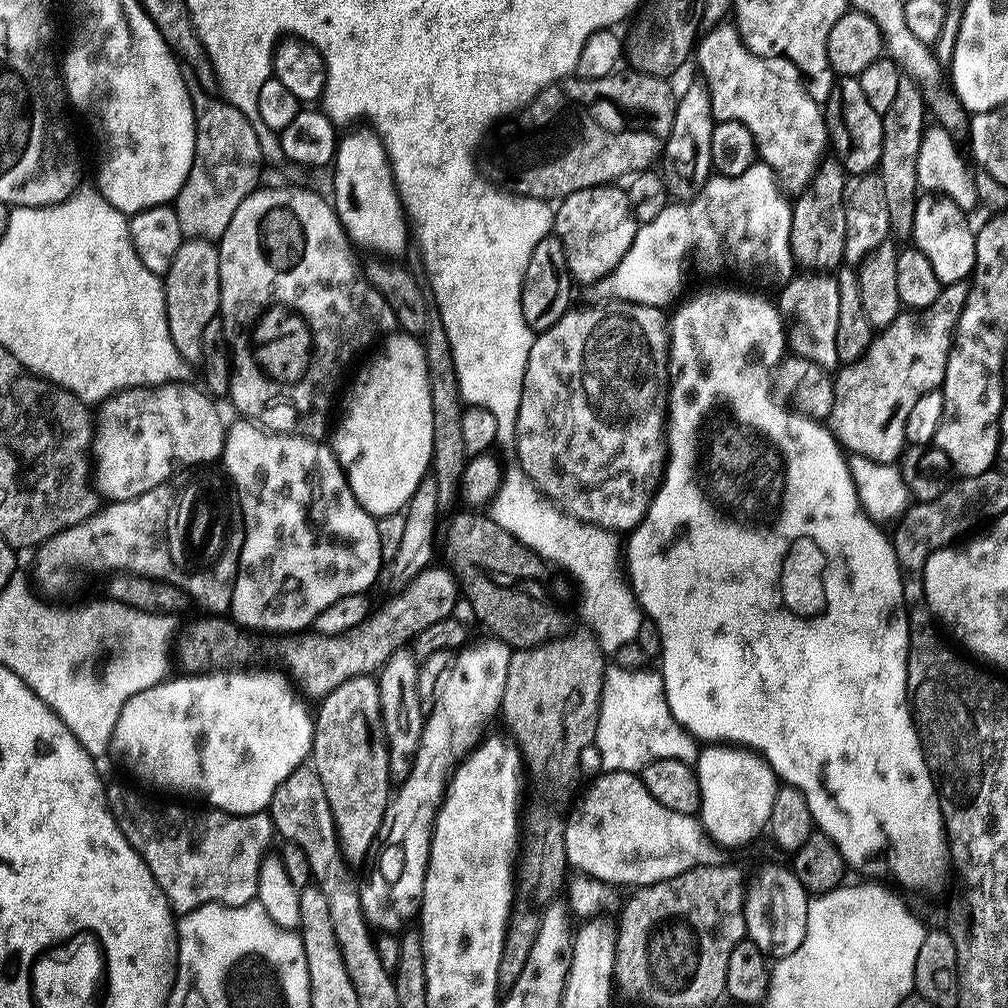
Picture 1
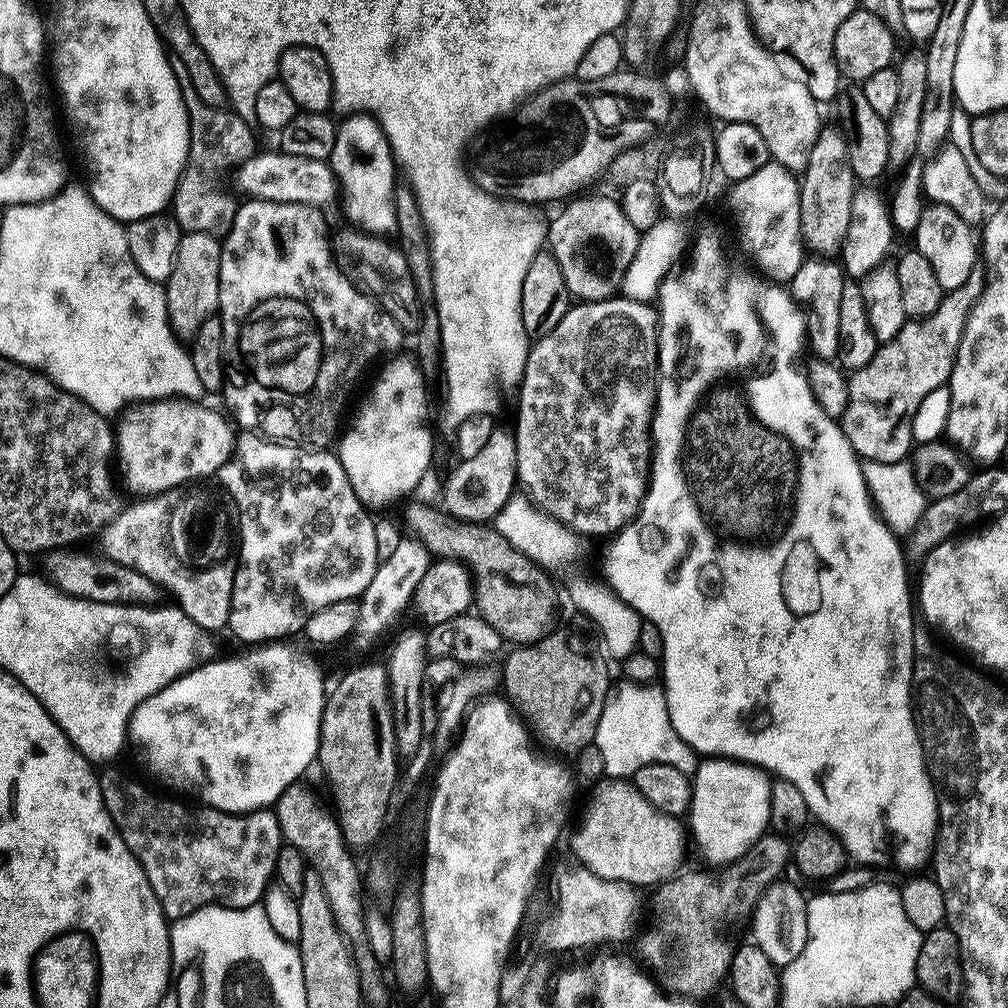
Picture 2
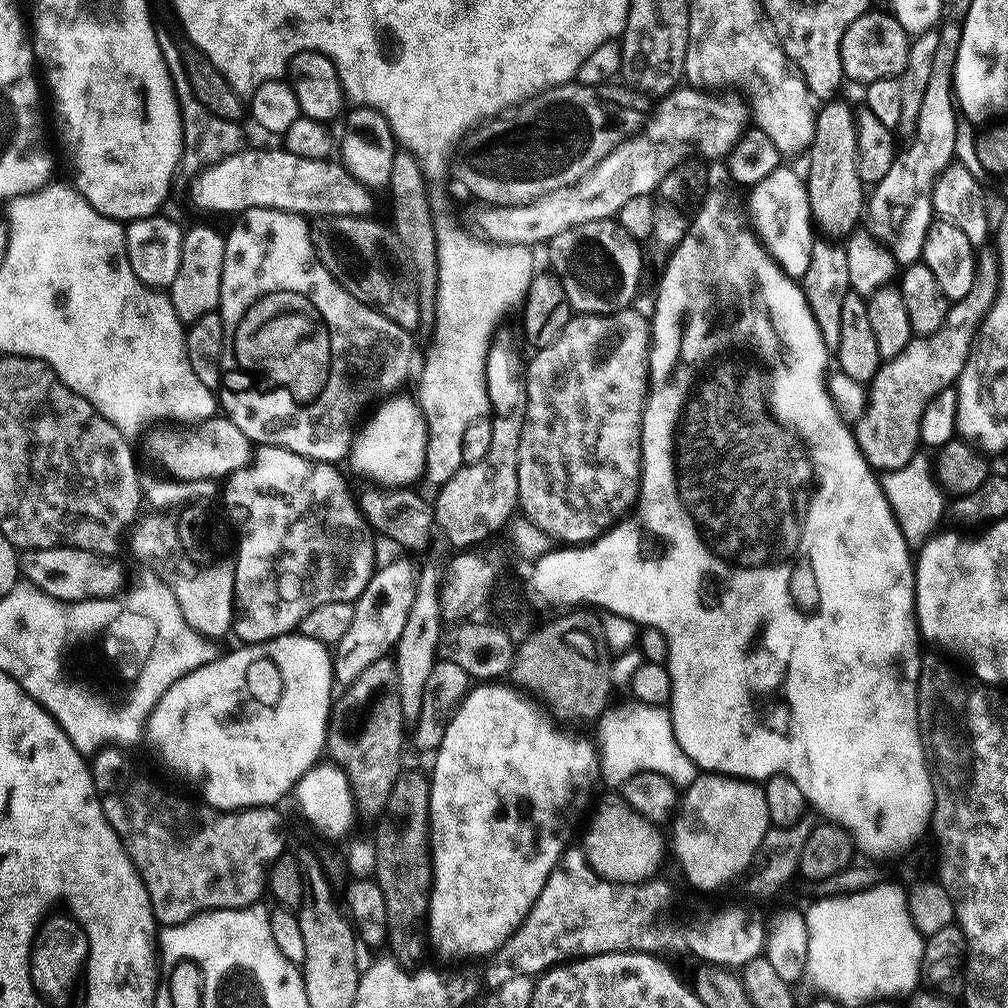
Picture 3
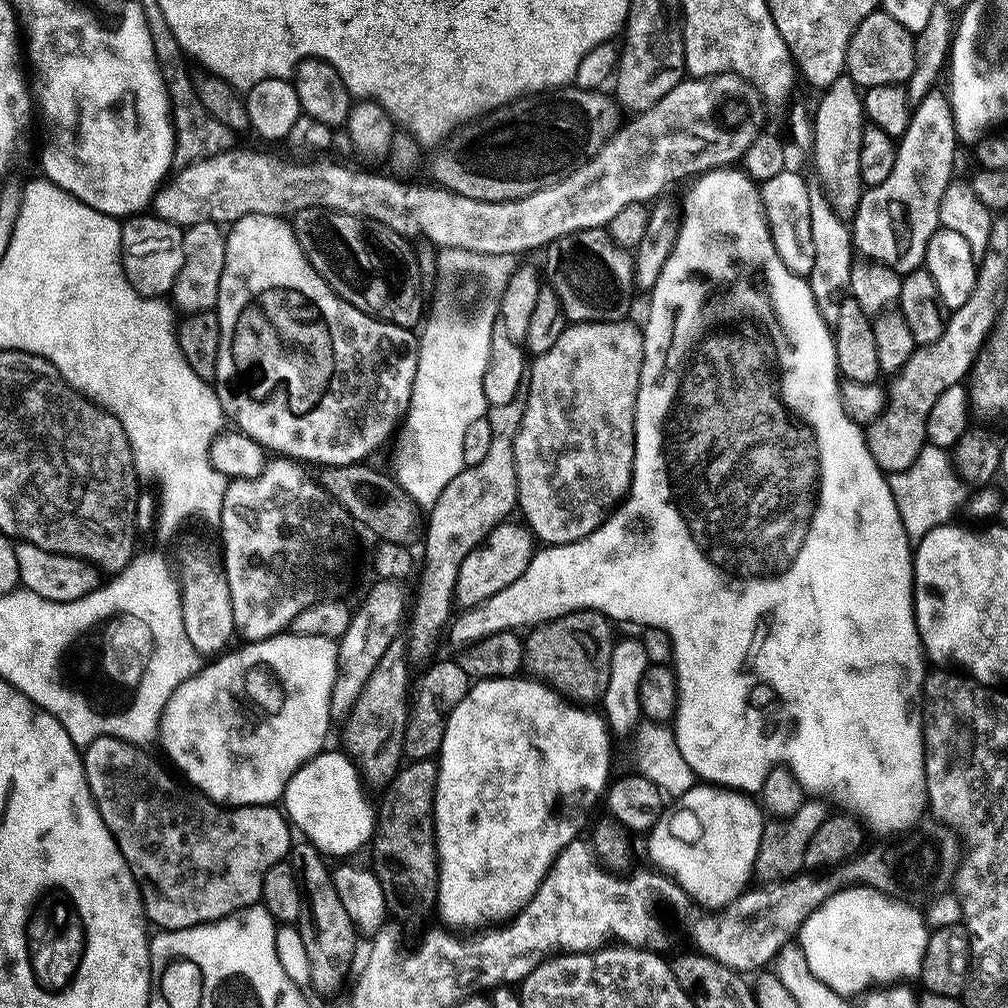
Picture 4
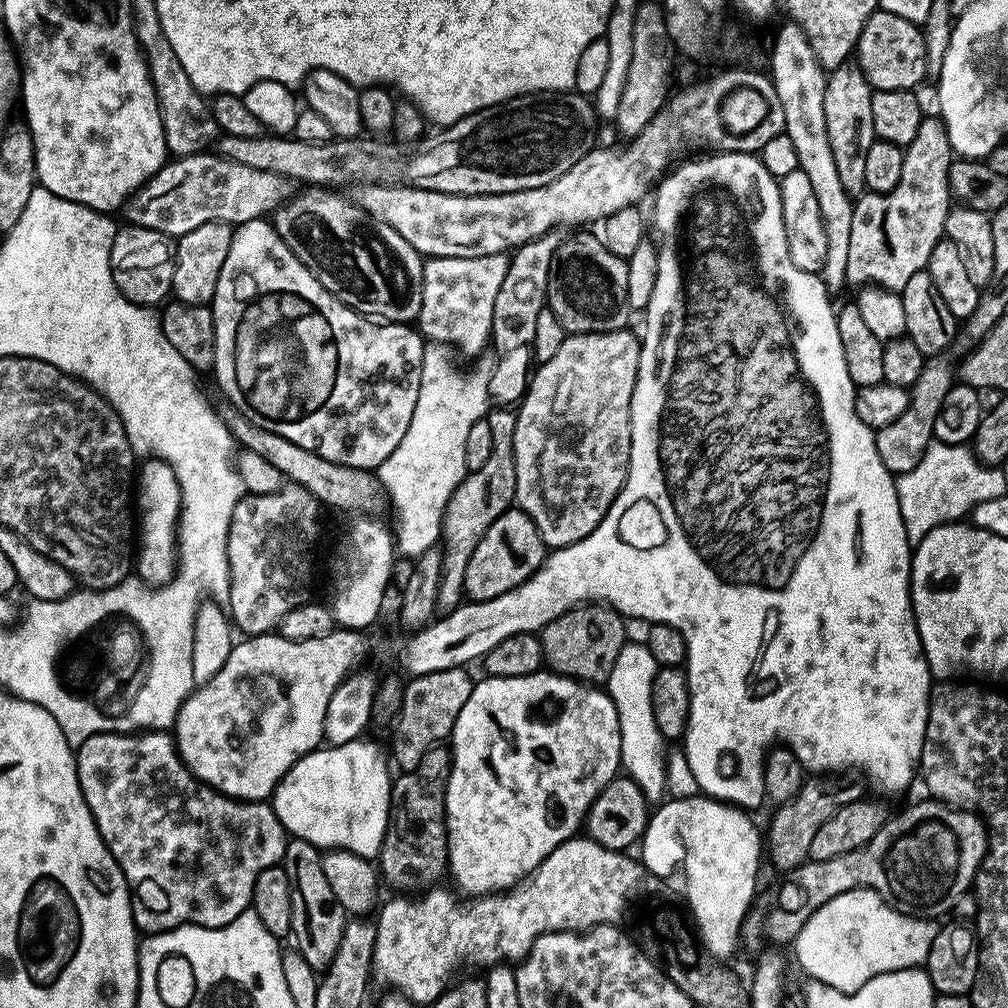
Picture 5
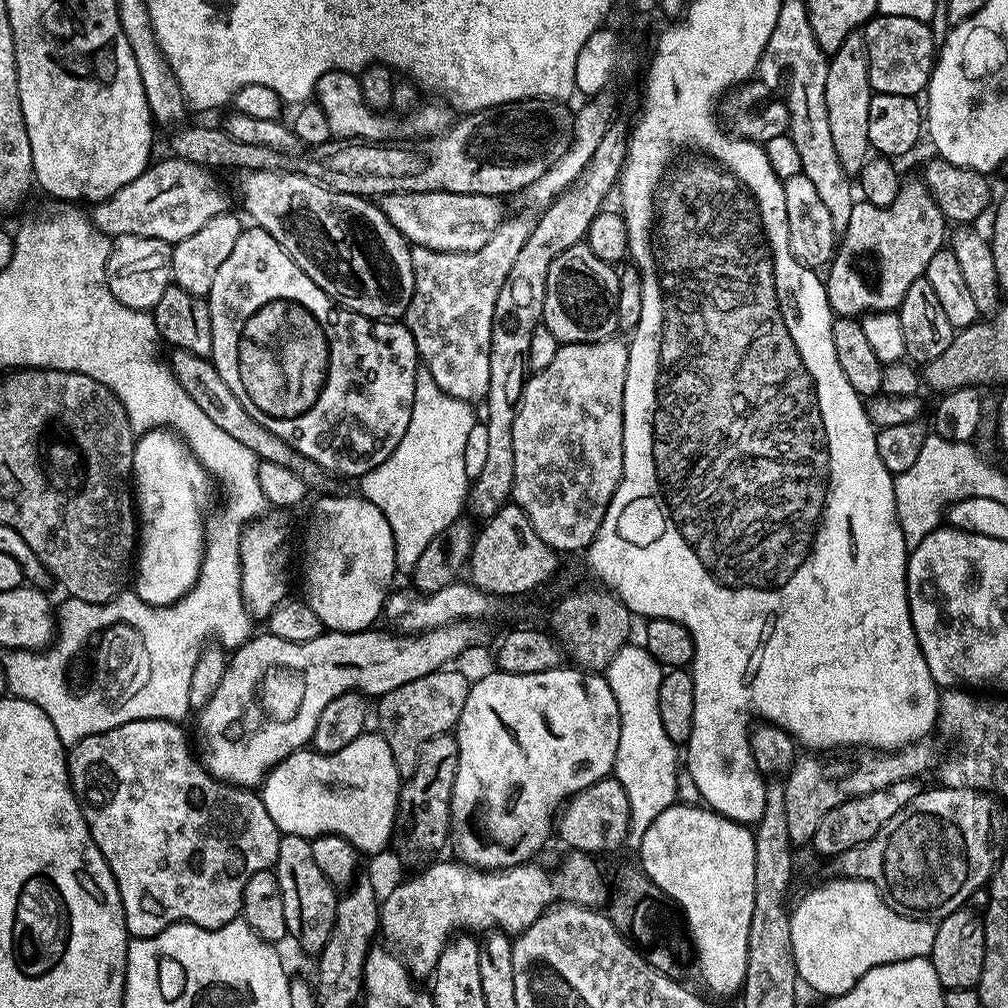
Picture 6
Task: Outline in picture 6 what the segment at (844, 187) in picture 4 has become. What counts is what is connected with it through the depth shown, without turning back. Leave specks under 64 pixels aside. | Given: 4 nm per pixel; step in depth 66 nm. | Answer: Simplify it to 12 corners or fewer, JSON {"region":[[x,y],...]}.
{"region":[[863,31],[831,53],[826,114],[842,170],[870,158],[870,66]]}

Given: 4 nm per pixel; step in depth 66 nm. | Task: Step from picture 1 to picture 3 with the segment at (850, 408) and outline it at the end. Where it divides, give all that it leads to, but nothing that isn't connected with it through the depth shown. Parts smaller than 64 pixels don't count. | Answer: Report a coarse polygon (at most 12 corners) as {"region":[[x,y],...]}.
{"region":[[981,259],[944,325],[881,363],[854,424],[873,470],[921,447],[922,414],[962,374],[995,302],[1000,269]]}

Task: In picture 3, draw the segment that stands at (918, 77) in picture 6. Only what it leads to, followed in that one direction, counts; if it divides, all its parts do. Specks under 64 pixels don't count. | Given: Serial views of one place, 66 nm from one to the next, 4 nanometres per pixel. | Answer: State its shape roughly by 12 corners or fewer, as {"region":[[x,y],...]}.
{"region":[[891,11],[850,22],[845,77],[866,86],[904,73],[910,37]]}

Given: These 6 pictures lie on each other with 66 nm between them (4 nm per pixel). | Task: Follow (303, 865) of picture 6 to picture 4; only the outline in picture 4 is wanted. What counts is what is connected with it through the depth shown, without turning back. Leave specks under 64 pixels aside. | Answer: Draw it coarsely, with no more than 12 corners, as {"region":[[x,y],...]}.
{"region":[[293,843],[311,987],[348,972],[358,931],[325,857]]}

